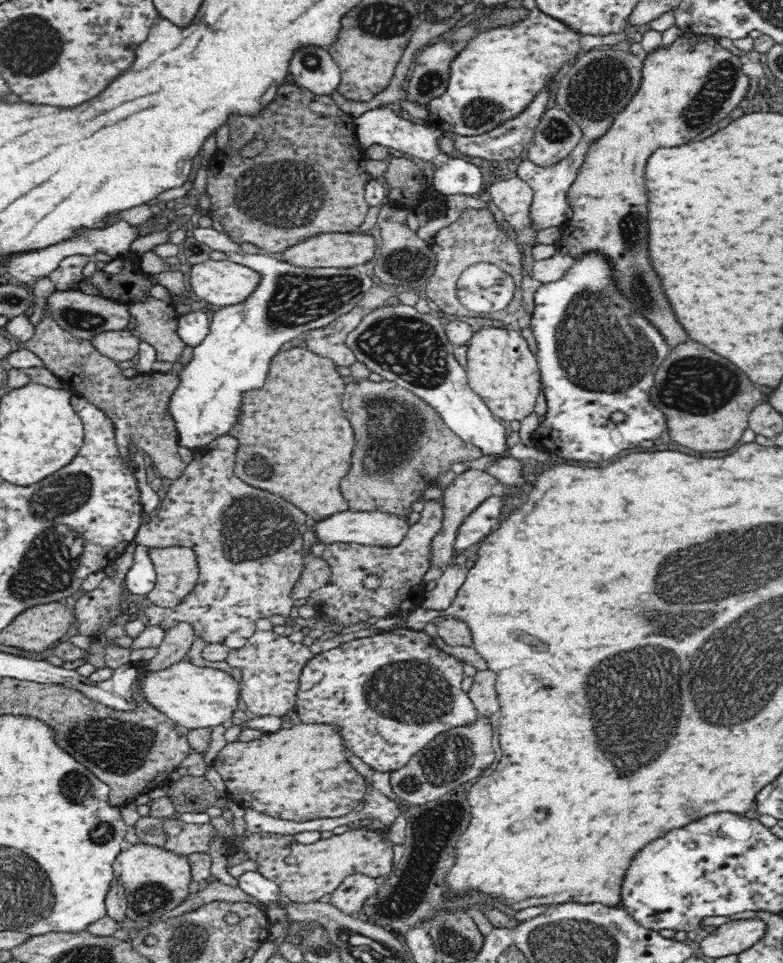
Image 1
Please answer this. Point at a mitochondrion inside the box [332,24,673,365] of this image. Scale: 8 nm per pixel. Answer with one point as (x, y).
(598, 88)

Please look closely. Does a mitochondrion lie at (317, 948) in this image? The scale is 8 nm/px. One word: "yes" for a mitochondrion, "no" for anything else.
yes

